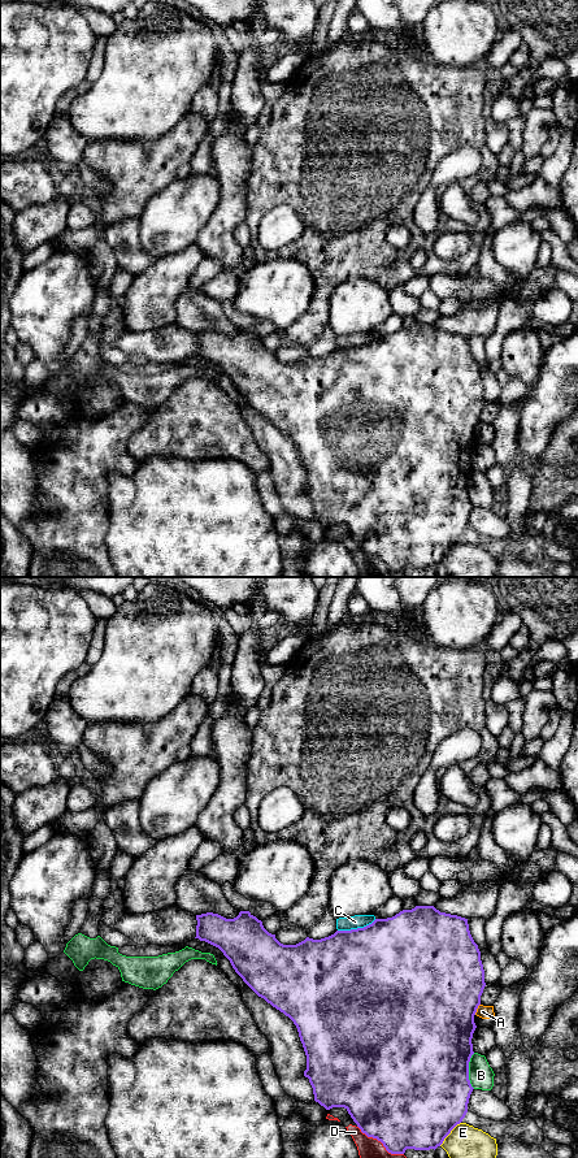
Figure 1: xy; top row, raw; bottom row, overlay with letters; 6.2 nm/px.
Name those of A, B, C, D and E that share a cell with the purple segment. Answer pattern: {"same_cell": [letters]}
{"same_cell": []}

